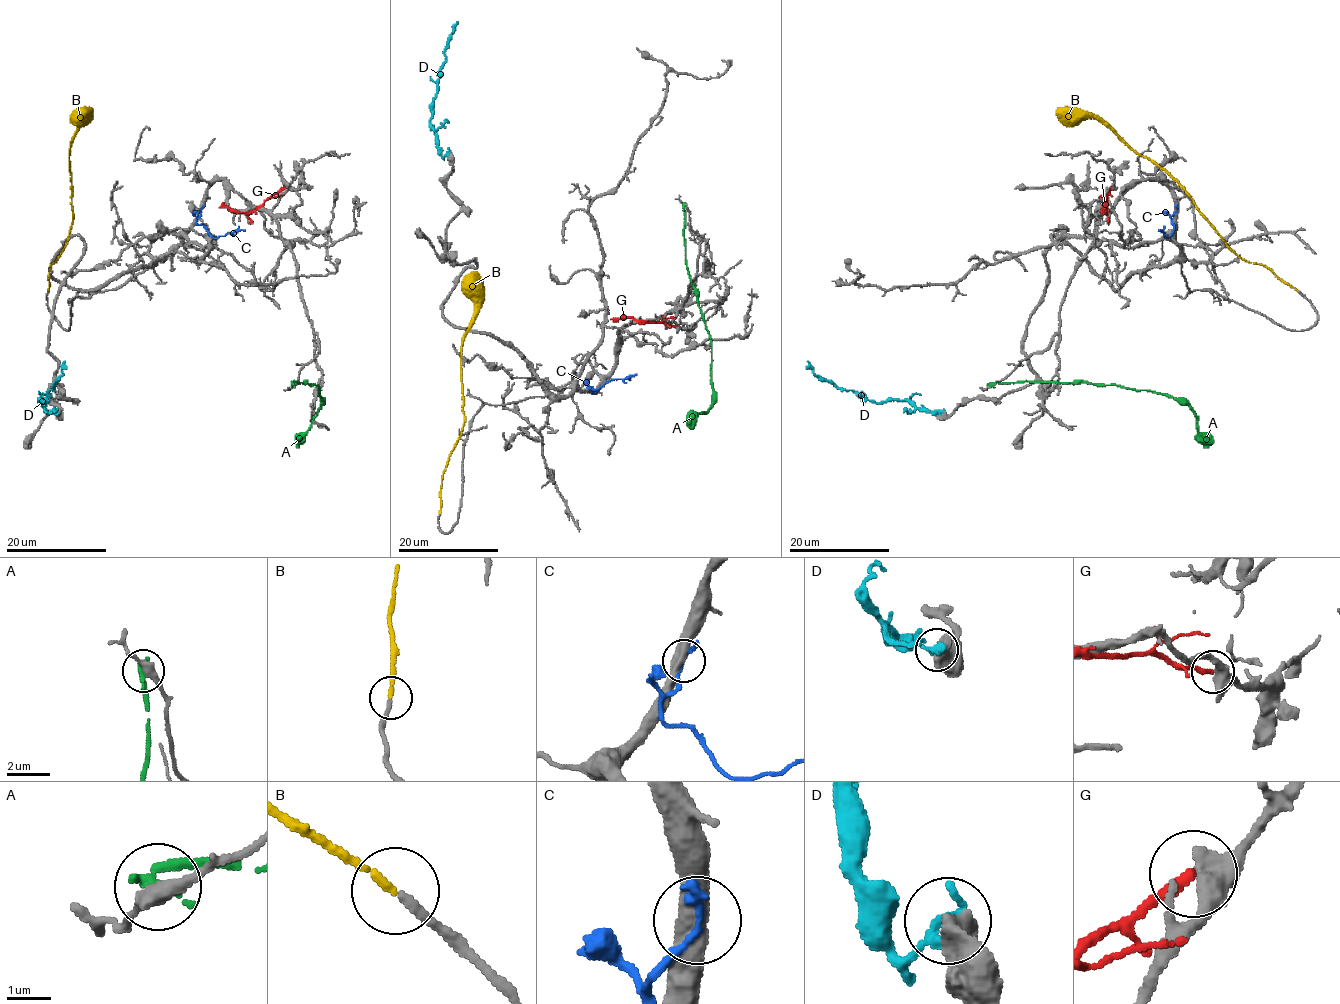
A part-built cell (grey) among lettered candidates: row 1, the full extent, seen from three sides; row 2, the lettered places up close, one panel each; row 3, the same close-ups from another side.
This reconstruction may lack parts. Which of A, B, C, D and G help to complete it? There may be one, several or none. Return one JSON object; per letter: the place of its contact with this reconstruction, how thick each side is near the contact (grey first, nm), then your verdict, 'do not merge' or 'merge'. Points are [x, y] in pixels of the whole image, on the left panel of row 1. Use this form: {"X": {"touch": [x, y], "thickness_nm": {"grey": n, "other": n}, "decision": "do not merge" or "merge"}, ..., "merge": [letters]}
{"A": {"touch": [292, 385], "thickness_nm": {"grey": 340, "other": 300}, "decision": "do not merge"}, "B": {"touch": [48, 290], "thickness_nm": {"grey": 200, "other": 180}, "decision": "merge"}, "C": {"touch": [201, 209], "thickness_nm": {"grey": 500, "other": 240}, "decision": "do not merge"}, "D": {"touch": [56, 414], "thickness_nm": {"grey": 750, "other": 320}, "decision": "do not merge"}, "G": {"touch": [284, 187], "thickness_nm": {"grey": 440, "other": 240}, "decision": "do not merge"}, "merge": ["B"]}

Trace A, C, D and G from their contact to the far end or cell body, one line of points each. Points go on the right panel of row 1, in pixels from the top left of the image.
A: (989, 385), (1090, 382), (1167, 393), (1181, 398), (1188, 406), (1196, 417), (1198, 438), (1207, 447)
C: (1177, 210), (1171, 217), (1173, 232), (1168, 237), (1158, 231)
D: (937, 413), (919, 411), (906, 400), (872, 402), (851, 390), (822, 381), (807, 361)
G: (1111, 187), (1107, 210), (1102, 212), (1103, 207)

